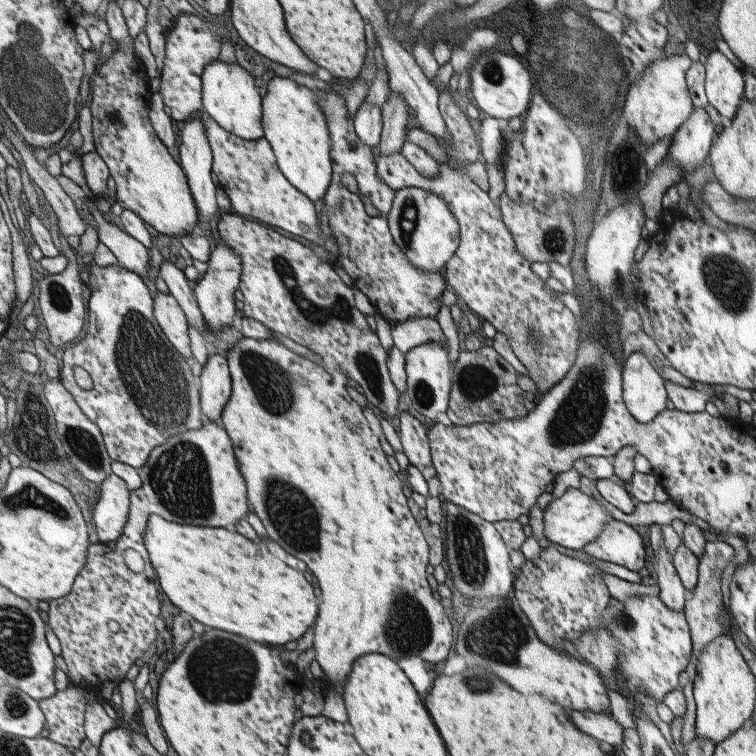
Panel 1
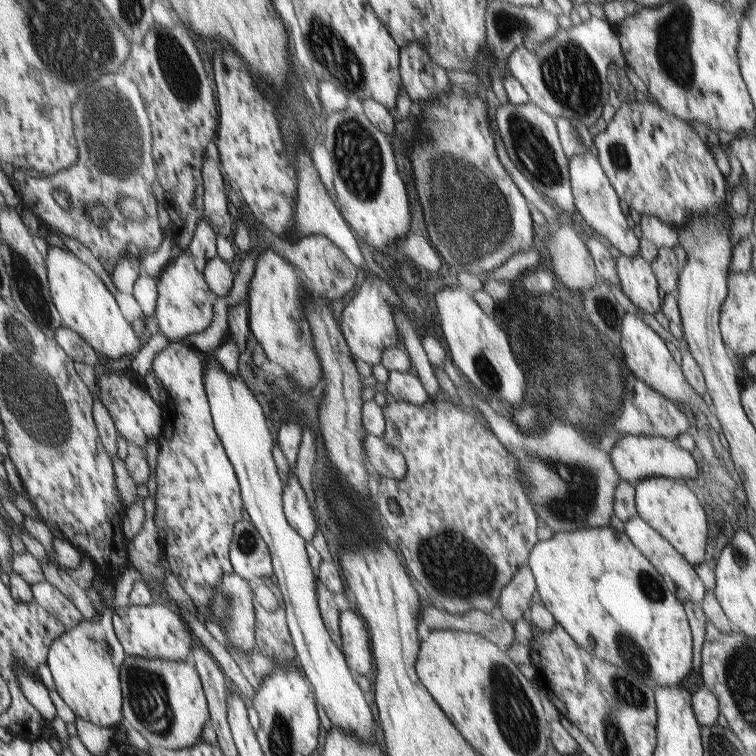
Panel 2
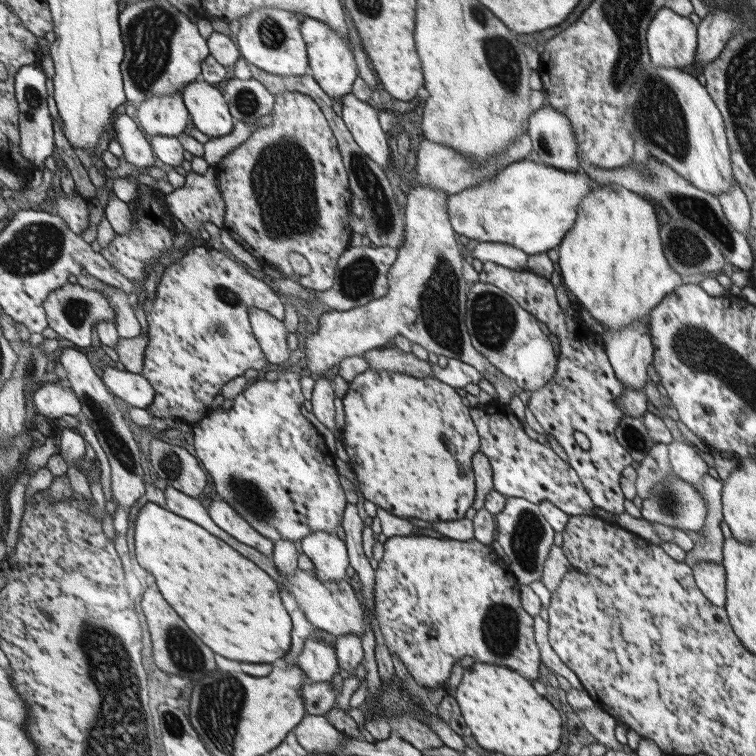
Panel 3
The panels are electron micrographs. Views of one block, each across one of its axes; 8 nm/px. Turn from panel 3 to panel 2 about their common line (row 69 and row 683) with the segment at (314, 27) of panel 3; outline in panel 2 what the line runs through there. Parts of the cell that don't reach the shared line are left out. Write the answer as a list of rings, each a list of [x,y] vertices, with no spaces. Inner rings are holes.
[[[214,352],[203,357],[205,357],[204,380],[215,429],[238,474],[240,487],[243,488],[244,504],[247,506],[252,524],[255,524],[260,536],[263,536],[270,546],[275,570],[273,579],[277,581],[280,592],[283,593],[296,659],[302,664],[307,679],[311,680],[312,688],[316,690],[316,700],[320,700],[332,727],[338,730],[342,728],[344,732],[354,732],[356,736],[372,742],[376,739],[372,728],[374,720],[372,712],[366,704],[360,686],[354,682],[350,674],[350,666],[344,662],[343,652],[340,652],[338,646],[332,642],[328,629],[320,618],[314,574],[304,548],[306,542],[287,520],[283,508],[282,484],[276,474],[276,462],[272,456],[274,438],[268,432],[264,412],[254,394],[246,388],[246,384],[240,378],[234,378],[240,376],[239,374],[231,375],[225,372],[216,360]]]

